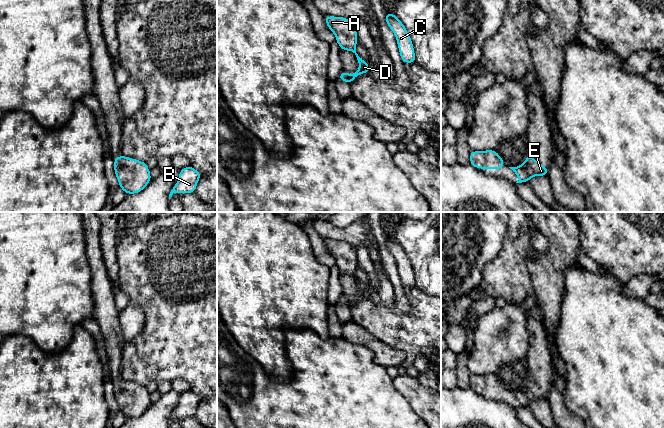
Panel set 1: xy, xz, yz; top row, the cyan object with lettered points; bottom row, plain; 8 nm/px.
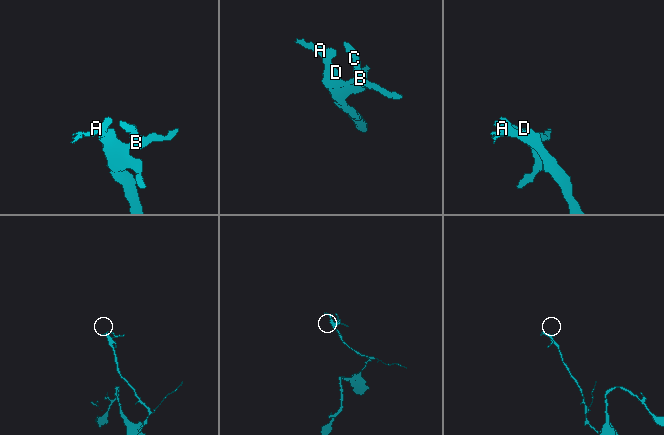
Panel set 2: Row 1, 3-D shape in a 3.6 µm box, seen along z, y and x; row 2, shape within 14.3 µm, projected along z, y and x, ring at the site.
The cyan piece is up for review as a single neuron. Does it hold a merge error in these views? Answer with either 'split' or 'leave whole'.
leave whole

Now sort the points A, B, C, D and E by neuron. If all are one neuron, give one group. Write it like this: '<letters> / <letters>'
A B C D E

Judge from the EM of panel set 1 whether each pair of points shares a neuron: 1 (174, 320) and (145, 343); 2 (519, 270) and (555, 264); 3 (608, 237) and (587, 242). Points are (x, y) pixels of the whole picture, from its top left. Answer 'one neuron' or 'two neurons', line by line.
1: one neuron
2: two neurons
3: one neuron

